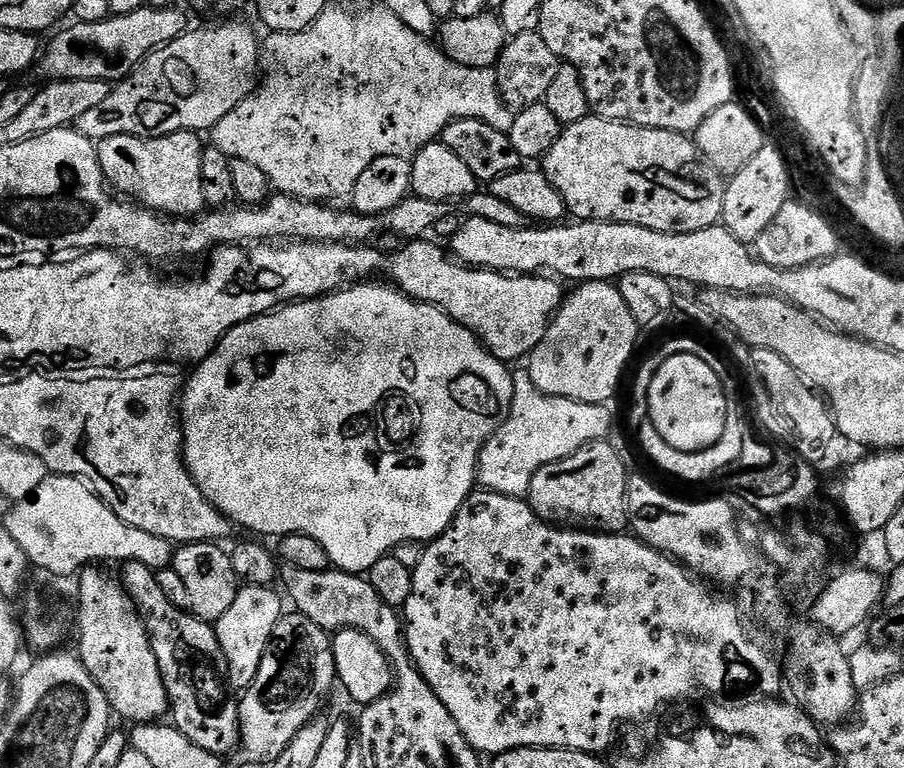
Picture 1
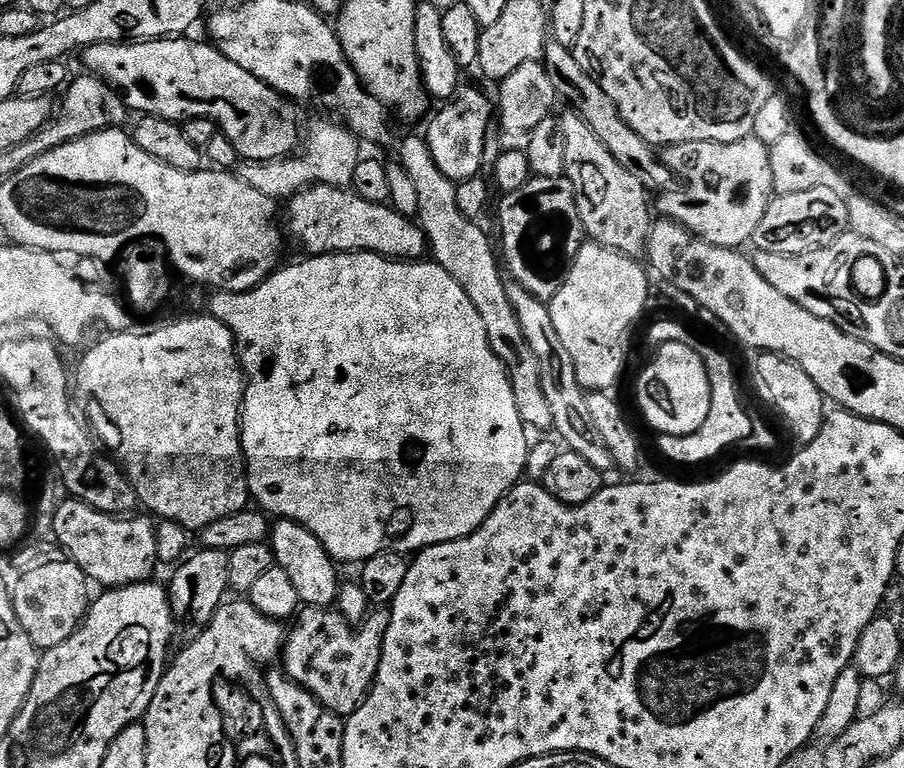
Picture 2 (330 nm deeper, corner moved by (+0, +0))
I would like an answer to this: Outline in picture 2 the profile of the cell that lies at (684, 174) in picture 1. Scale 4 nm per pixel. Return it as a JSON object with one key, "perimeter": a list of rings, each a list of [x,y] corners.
{"perimeter":[[[755,138],[729,144],[682,142],[663,149],[662,159],[673,174],[684,179],[684,192],[665,191],[657,204],[655,201],[655,211],[714,246],[743,249],[774,196],[770,148]]]}

